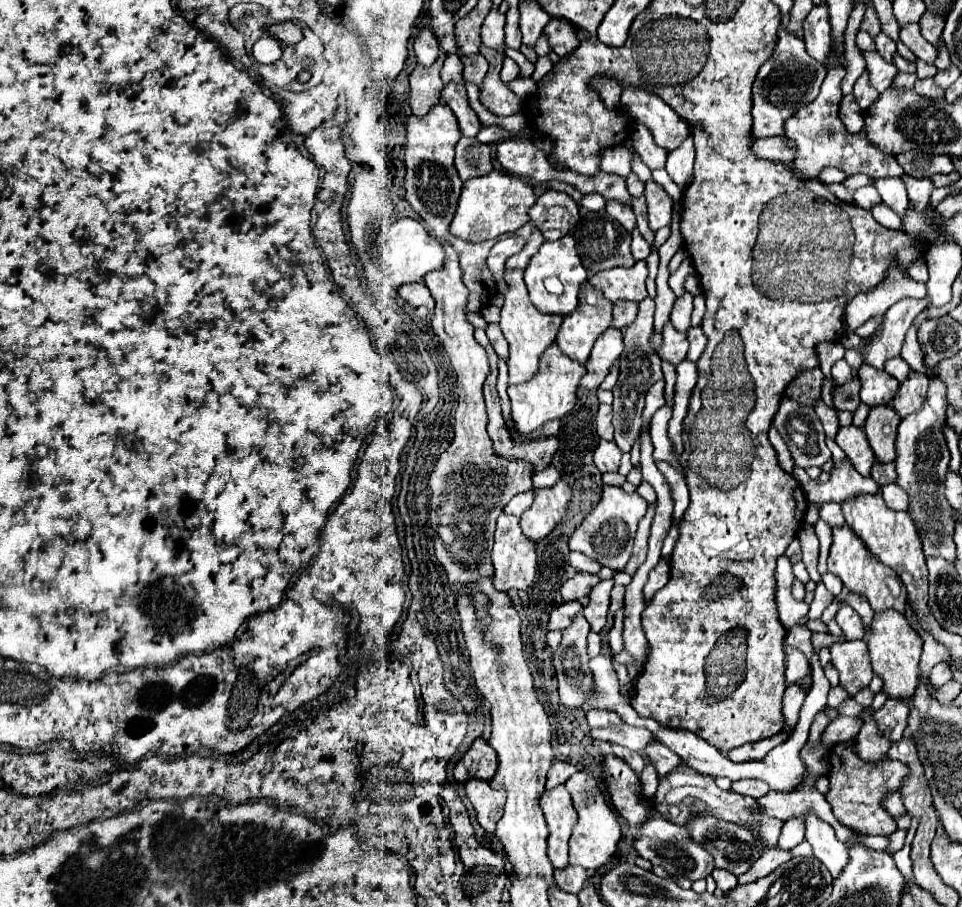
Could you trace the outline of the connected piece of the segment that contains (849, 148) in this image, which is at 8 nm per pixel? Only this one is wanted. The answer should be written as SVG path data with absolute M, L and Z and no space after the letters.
M828 66L826 80L822 84L822 90L814 102L804 106L796 116L792 116L786 122L786 136L794 142L798 142L798 158L792 162L792 166L802 174L816 178L826 166L836 166L844 170L846 174L868 174L874 178L890 178L890 176L902 176L904 170L896 162L896 156L880 152L878 146L874 146L864 132L850 134L844 130L844 124L838 118L838 106L842 100L840 82L844 78L846 70L842 66Z

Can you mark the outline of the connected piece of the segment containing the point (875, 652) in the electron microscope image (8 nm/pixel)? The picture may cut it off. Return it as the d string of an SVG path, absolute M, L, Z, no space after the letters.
M884 610L874 614L872 626L870 626L870 640L868 640L868 652L872 658L872 668L878 676L884 678L884 692L888 696L900 694L902 698L910 698L912 690L916 690L918 682L918 662L922 654L922 638L916 630L910 628L904 614L896 610Z

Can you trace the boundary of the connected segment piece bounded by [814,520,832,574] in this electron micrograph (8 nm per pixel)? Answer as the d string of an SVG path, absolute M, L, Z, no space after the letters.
M818 520L818 524L814 528L816 528L816 534L820 538L820 562L818 562L818 570L820 570L820 574L824 574L826 572L826 558L828 558L830 544L832 544L832 528L824 520Z

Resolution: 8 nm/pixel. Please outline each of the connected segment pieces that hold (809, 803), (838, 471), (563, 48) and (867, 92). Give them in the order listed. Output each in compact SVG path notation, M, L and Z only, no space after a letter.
M808 784L802 786L800 790L794 790L794 794L768 792L766 796L758 798L758 806L769 816L776 817L783 822L792 817L816 814L820 820L832 826L836 837L841 842L846 843L852 841L852 838L858 838L858 834L854 834L850 828L844 828L838 820L834 820L834 814L826 798L818 790L808 788Z
M842 460L840 464L834 464L830 479L827 482L810 480L802 486L806 492L806 498L814 504L824 502L844 502L858 494L876 494L878 486L872 482L870 476L862 476L854 470L850 460Z
M552 18L548 22L548 26L544 28L544 34L548 36L552 50L560 58L564 58L566 54L570 56L578 48L578 44L580 44L578 38L576 38L576 32L572 28L572 24L568 24L568 22L560 20L560 18Z
M864 72L856 84L854 84L854 96L856 96L856 102L862 110L866 110L874 100L876 100L876 90L870 86L870 80L868 80L868 72Z

